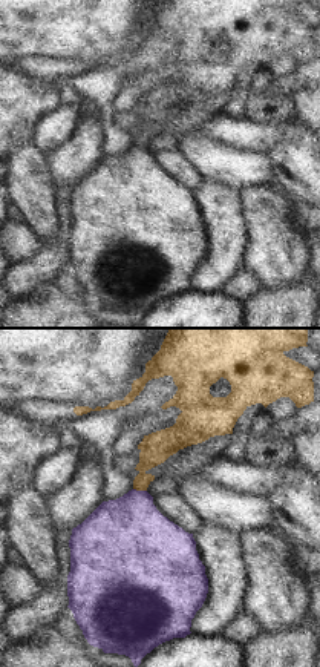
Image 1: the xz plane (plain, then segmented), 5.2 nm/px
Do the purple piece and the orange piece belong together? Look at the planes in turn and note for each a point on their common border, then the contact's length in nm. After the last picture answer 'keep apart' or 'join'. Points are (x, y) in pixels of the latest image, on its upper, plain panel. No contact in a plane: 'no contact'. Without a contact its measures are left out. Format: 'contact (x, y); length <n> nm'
contact (140, 147); length 70 nm

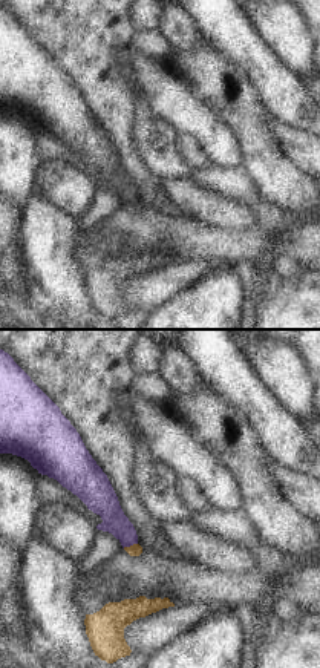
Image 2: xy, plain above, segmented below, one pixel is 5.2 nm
contact (129, 203); length 80 nm

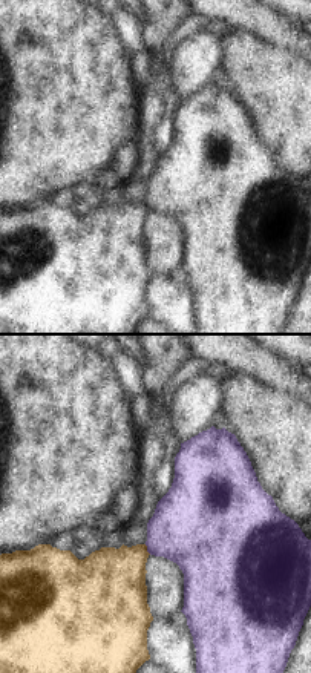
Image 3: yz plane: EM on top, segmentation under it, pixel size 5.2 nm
contact (147, 206); length 70 nm

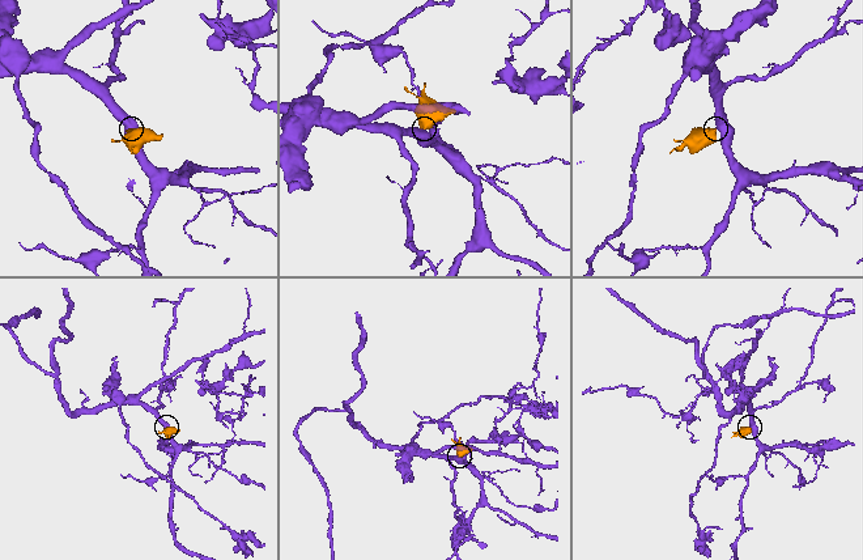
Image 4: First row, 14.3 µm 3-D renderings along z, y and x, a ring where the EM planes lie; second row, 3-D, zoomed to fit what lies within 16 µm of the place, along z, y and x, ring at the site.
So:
keep apart

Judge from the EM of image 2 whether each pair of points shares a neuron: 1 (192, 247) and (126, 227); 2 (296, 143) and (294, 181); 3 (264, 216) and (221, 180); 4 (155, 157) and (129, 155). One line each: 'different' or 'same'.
1: same
2: different
3: same
4: different

